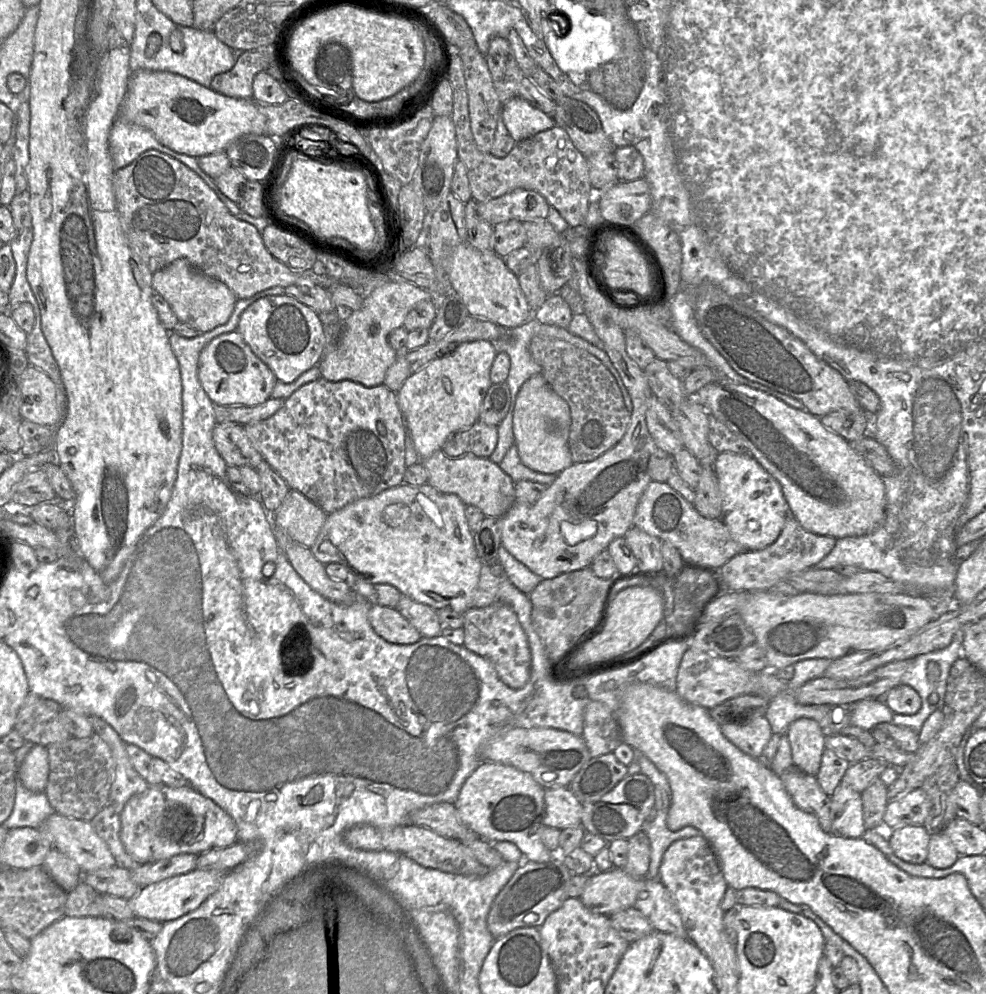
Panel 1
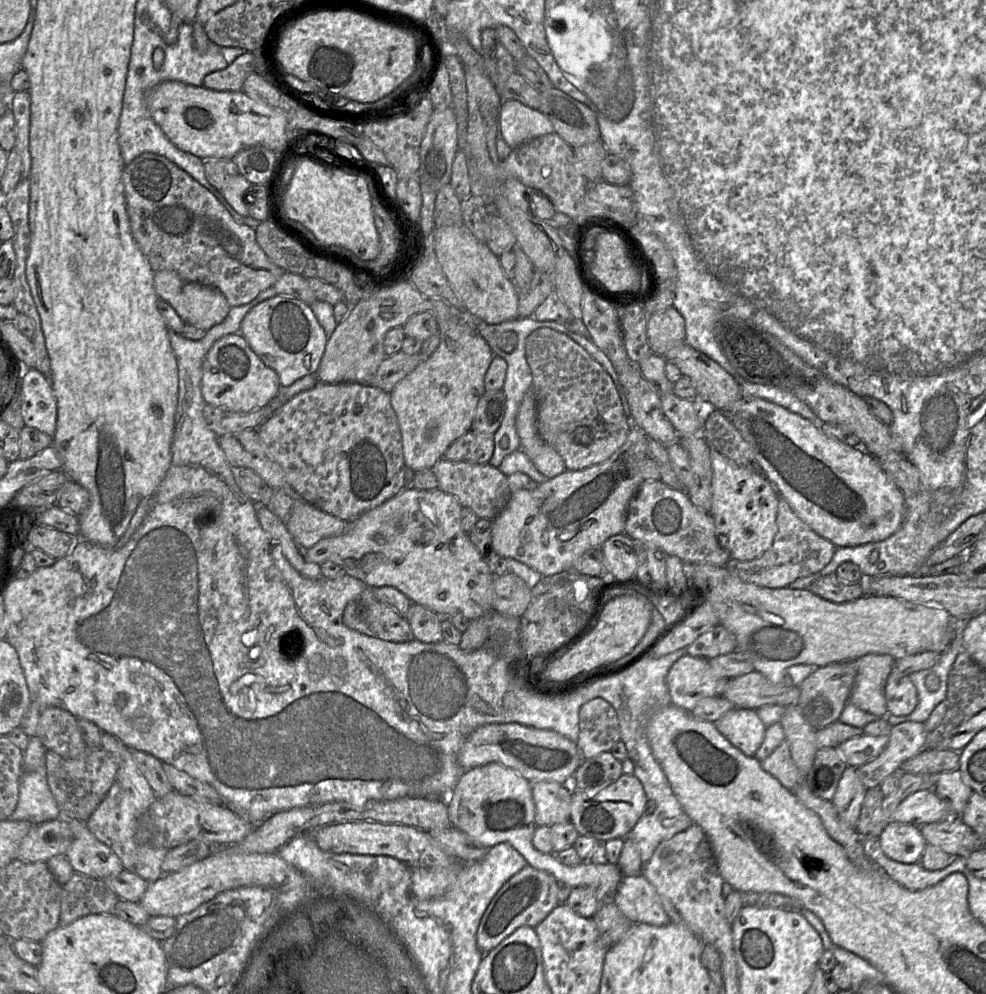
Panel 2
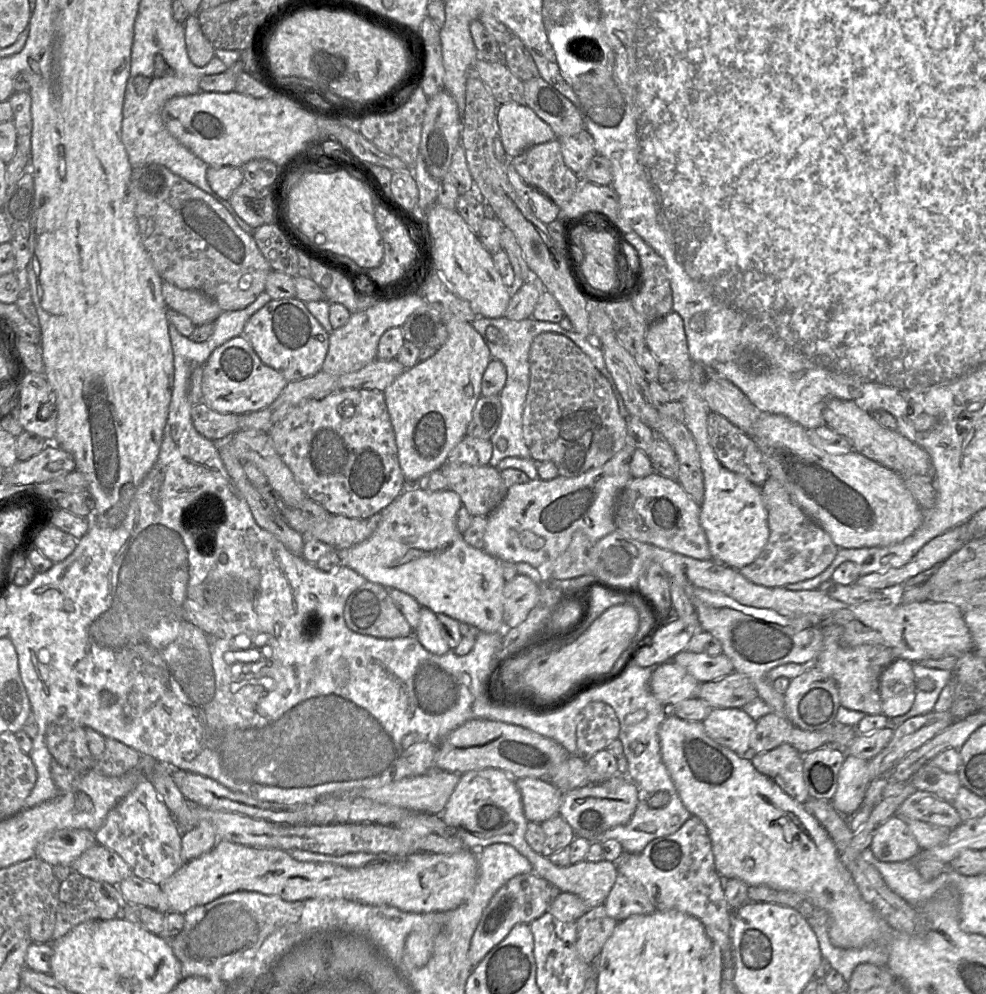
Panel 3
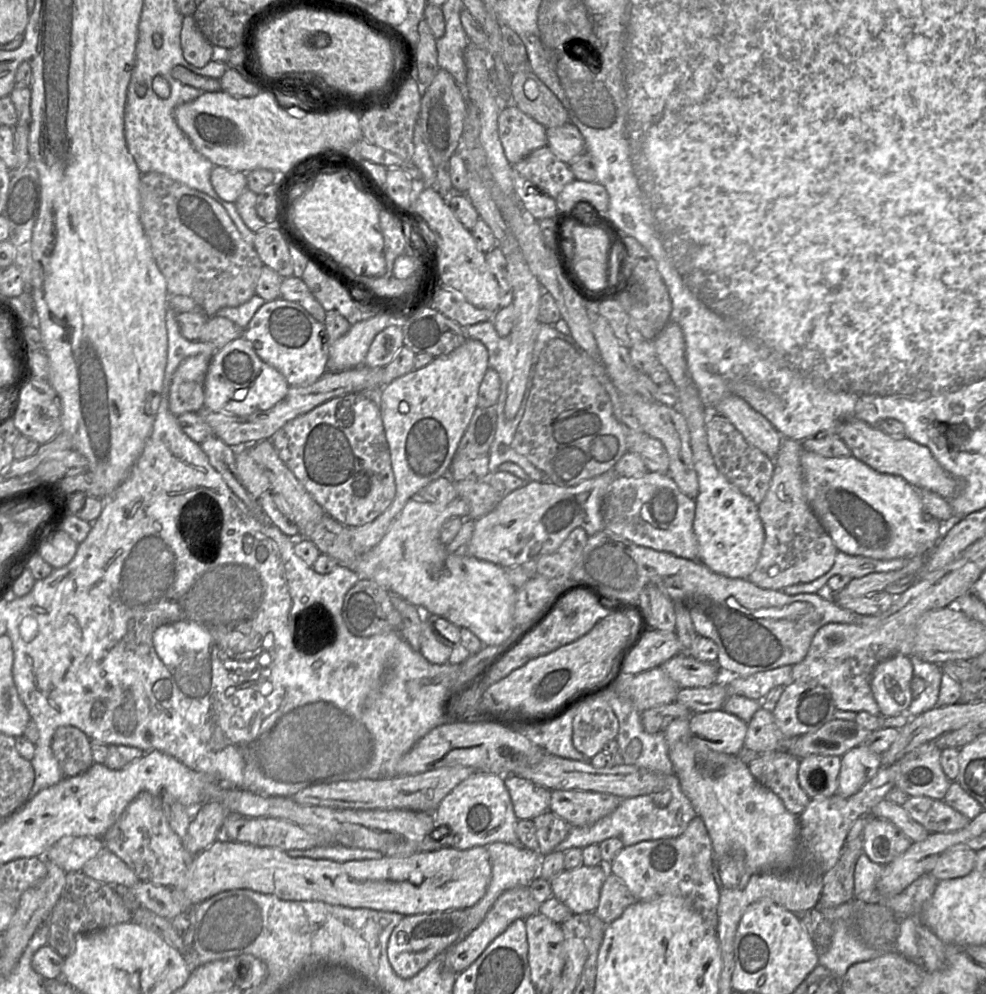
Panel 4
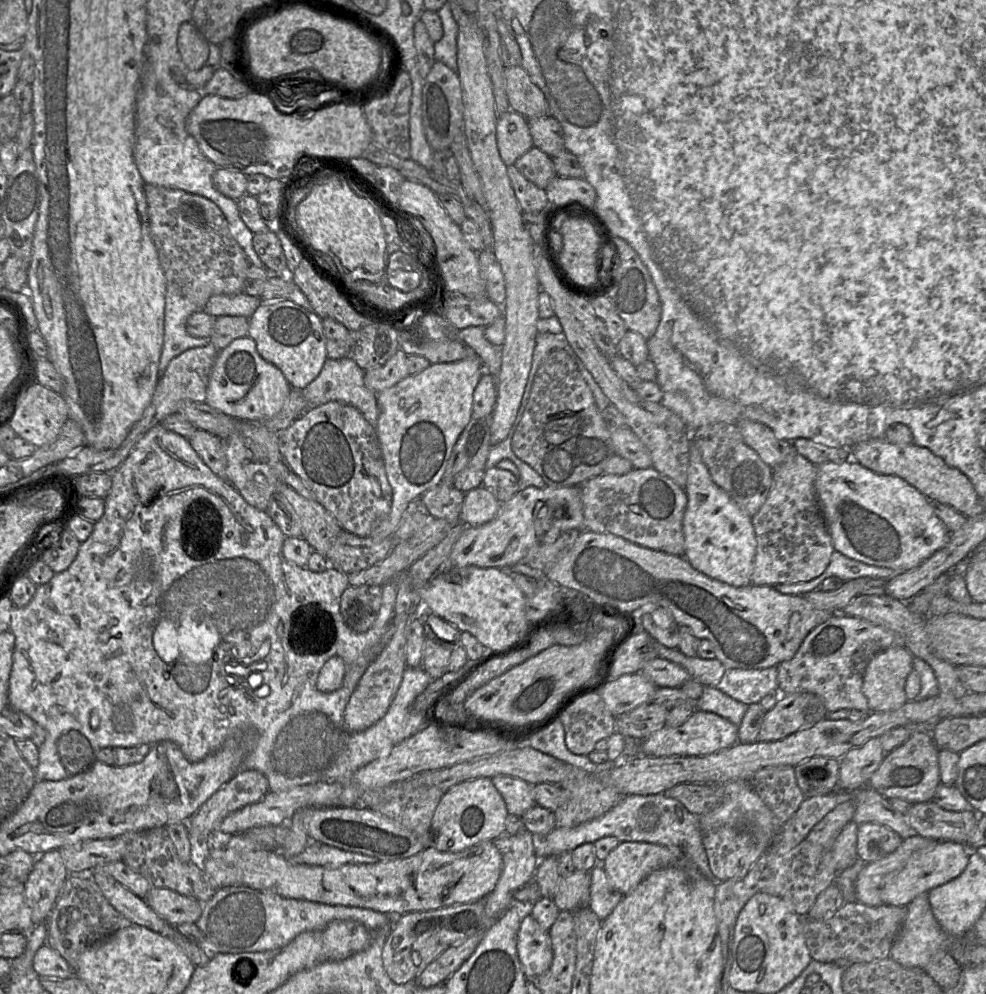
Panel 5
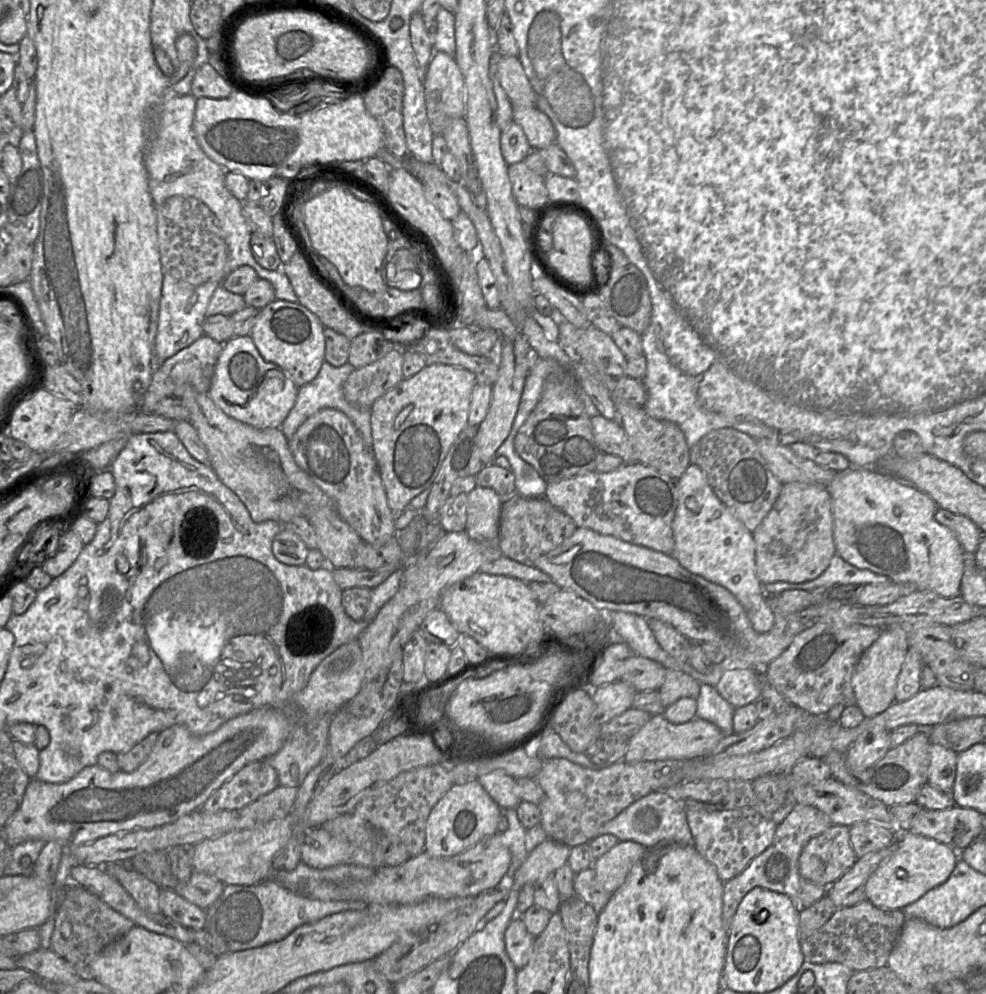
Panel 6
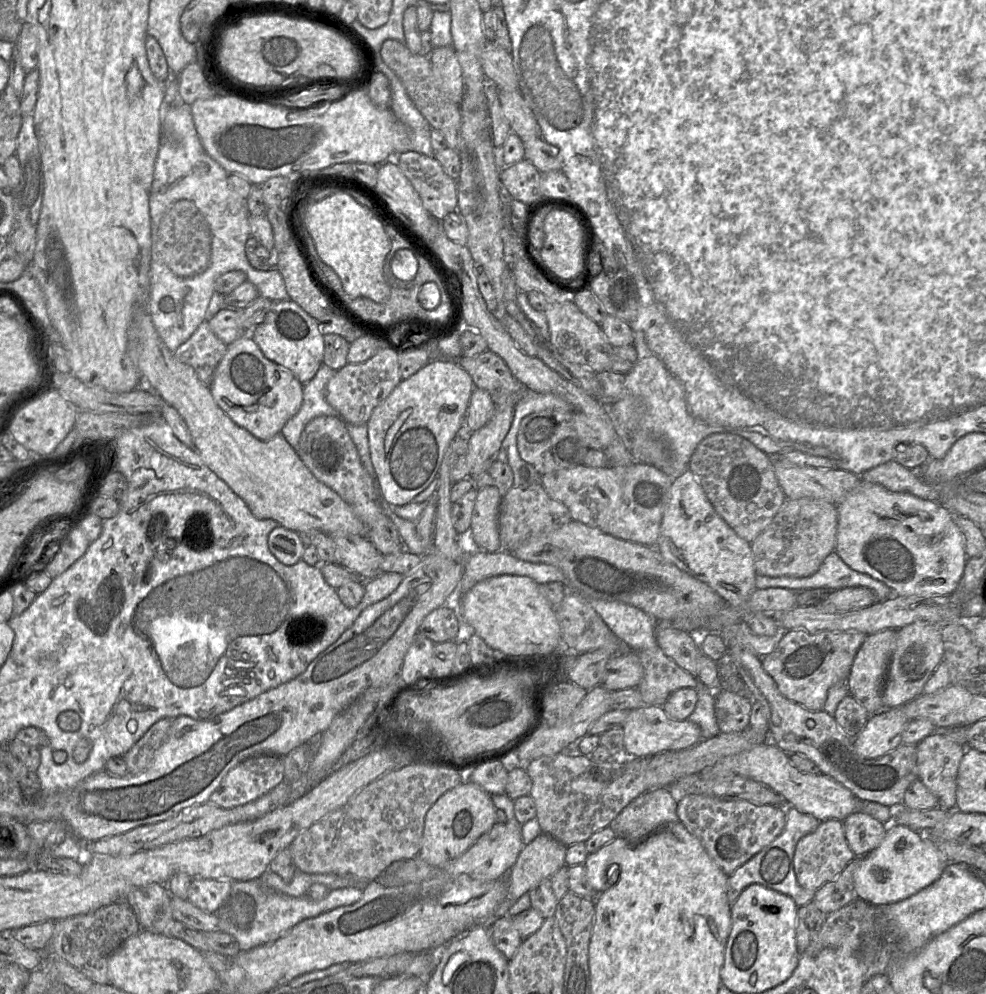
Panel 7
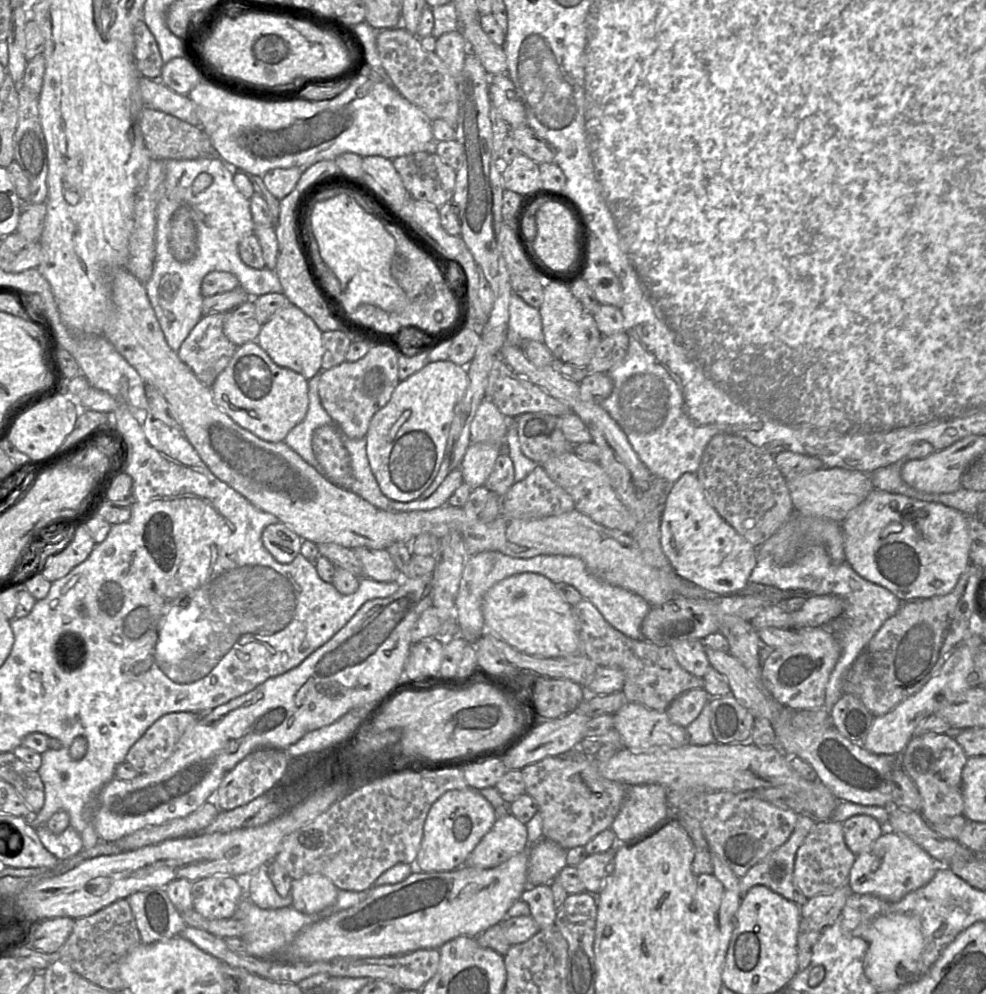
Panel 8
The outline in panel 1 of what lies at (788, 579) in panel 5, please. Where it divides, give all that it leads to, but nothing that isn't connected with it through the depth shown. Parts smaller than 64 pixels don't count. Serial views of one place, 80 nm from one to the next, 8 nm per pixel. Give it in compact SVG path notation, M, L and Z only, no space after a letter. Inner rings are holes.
M789 513L778 539L757 551L743 551L719 569L727 591L767 591L795 572L815 567L834 549L837 539L804 529Z

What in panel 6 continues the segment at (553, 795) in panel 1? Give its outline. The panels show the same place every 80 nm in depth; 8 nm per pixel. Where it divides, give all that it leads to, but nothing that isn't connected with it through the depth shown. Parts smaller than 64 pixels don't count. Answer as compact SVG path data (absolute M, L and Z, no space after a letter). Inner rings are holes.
M504 770L492 771L477 780L501 809L515 809L522 801L515 794L516 778Z

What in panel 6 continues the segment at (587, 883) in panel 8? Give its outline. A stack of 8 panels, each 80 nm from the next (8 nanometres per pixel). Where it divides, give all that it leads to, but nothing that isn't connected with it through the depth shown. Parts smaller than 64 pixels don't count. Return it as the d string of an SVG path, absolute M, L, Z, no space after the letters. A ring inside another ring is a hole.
M619 841L604 855L594 859L591 867L595 870L598 884L605 891L615 892L648 849L635 841Z

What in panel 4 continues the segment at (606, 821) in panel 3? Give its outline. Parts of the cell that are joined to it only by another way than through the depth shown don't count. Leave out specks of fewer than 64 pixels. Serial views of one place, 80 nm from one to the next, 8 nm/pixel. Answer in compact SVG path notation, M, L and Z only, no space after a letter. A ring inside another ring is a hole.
M552 790L549 810L570 826L591 825L613 812L623 798L602 792Z

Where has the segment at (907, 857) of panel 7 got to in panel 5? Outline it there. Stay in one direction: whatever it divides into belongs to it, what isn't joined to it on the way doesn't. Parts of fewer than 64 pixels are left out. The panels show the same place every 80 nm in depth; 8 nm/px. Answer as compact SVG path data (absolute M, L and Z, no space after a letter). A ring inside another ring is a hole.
M938 841L931 850L914 853L906 866L884 885L881 891L883 904L908 906L918 895L958 877L967 867L969 857L970 850L965 844L951 841Z

